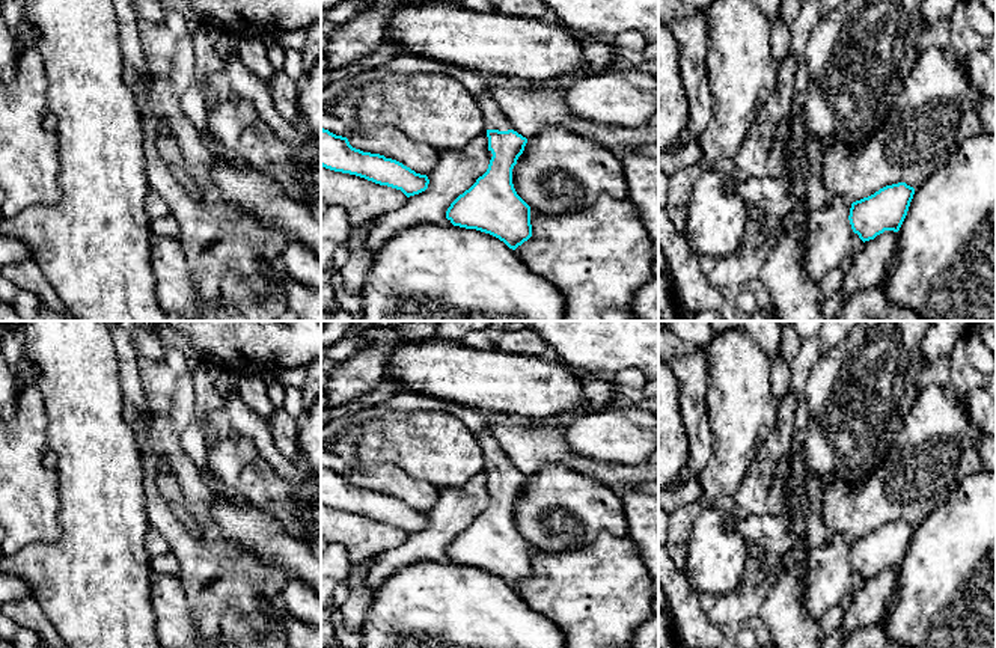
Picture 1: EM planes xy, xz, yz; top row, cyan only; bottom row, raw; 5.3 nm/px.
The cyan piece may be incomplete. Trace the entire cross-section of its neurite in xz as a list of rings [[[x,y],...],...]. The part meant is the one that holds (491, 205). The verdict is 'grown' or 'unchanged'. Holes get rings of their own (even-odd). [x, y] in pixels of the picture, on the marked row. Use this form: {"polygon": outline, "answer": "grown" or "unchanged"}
{"polygon": [[[490,89],[478,99],[488,137],[490,164],[476,182],[448,208],[446,219],[466,229],[490,234],[515,250],[532,237],[530,206],[517,194],[512,169],[527,139],[512,125]]], "answer": "grown"}

